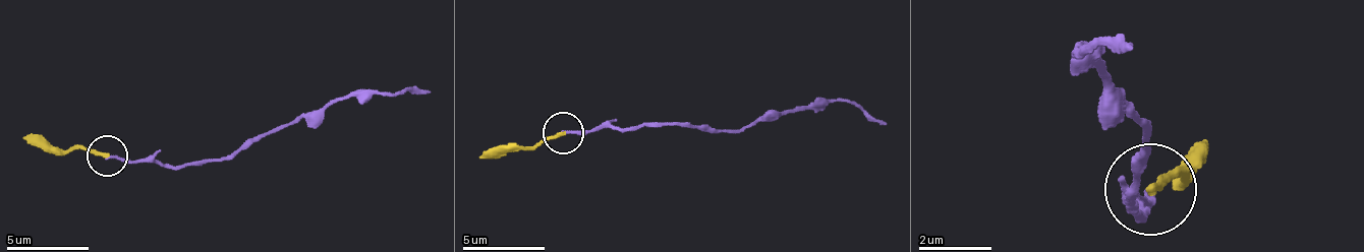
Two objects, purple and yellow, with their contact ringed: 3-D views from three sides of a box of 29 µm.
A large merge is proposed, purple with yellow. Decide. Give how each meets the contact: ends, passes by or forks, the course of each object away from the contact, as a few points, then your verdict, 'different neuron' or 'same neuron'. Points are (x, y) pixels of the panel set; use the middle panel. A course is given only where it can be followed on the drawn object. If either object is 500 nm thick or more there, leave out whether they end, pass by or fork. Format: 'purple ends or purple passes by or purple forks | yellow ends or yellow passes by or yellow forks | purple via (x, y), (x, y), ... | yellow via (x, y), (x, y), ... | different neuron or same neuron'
purple ends | yellow ends | purple via (562, 132), (689, 123), (742, 132), (807, 103), (848, 99), (885, 123) | yellow via (562, 132), (537, 144), (501, 148), (480, 156) | same neuron

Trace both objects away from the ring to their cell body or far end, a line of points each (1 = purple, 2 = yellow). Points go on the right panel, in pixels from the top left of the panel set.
1: (1148, 192), (1139, 210), (1130, 201), (1148, 128), (1084, 55), (1075, 55), (1130, 46)
2: (1148, 192), (1176, 174), (1185, 183), (1203, 146)

